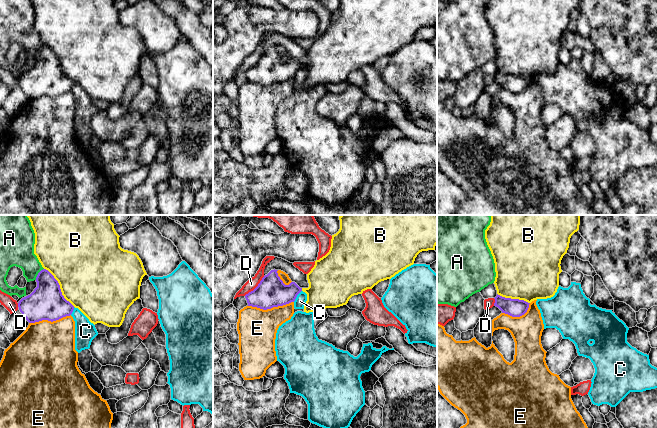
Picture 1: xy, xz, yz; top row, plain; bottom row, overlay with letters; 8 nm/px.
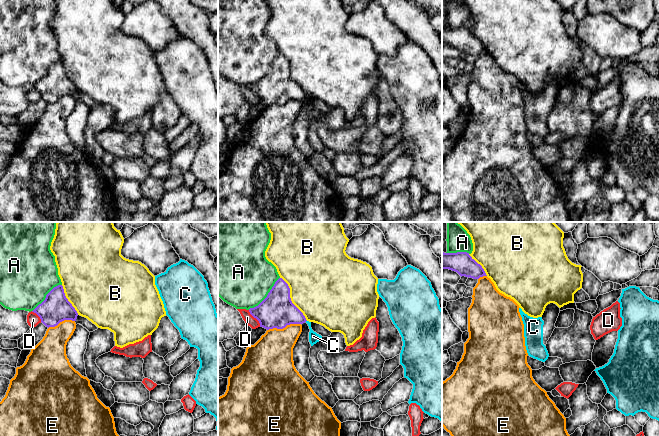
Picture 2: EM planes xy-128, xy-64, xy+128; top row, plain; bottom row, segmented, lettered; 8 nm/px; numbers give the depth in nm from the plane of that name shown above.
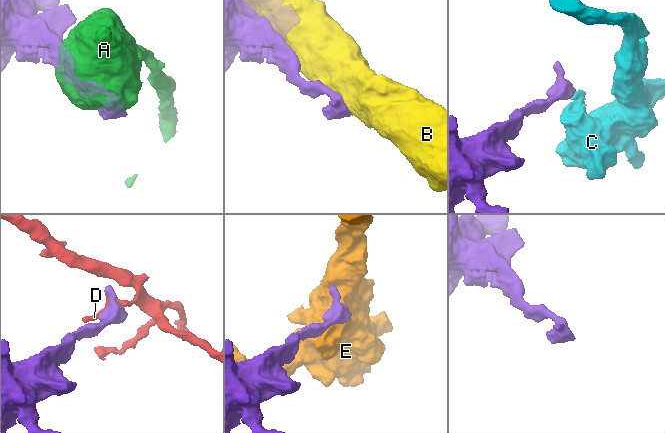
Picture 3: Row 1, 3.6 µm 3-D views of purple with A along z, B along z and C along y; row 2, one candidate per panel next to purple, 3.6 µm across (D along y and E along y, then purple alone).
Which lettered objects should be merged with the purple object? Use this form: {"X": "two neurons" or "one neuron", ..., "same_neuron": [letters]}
{"A": "two neurons", "B": "two neurons", "C": "two neurons", "D": "two neurons", "E": "two neurons", "same_neuron": []}

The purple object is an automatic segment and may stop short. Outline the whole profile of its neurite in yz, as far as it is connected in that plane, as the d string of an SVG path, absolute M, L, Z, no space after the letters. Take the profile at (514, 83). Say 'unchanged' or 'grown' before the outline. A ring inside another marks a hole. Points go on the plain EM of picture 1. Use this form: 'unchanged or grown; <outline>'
unchanged; M498 70L494 75L494 82L498 83L502 89L508 90L512 93L520 93L524 91L530 80L524 76L505 74Z

